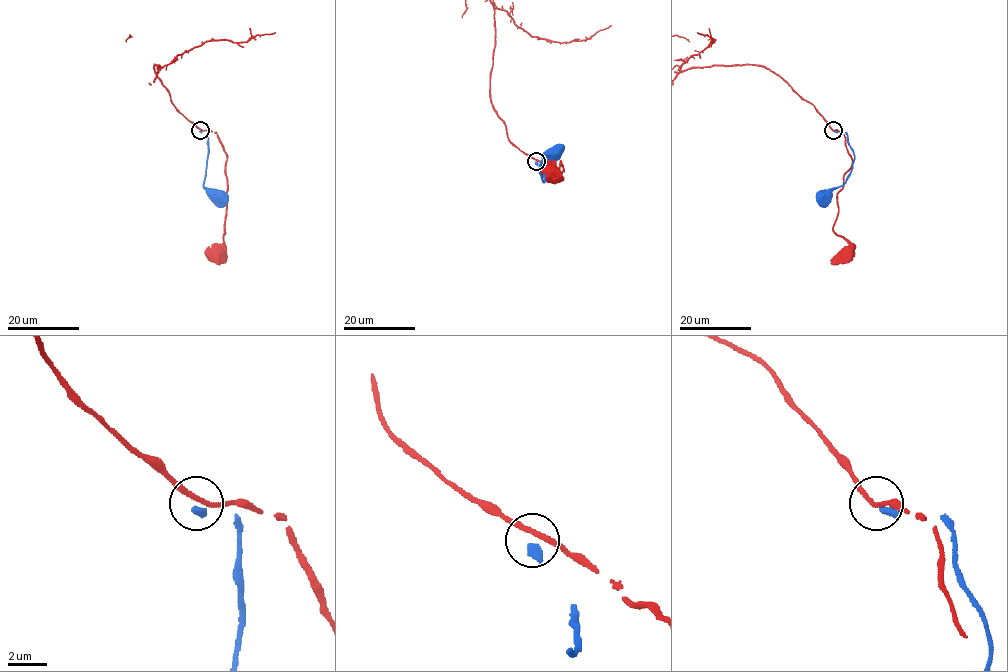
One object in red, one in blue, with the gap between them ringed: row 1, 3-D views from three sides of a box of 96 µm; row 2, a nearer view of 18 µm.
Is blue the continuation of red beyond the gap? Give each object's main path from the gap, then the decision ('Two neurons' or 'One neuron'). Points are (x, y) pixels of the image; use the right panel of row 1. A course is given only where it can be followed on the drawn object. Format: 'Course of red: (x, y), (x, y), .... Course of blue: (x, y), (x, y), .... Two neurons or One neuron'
Course of red: (832, 130), (844, 136), (852, 165), (837, 194), (833, 226), (849, 244), (847, 256). Course of blue: (833, 131), (845, 132), (854, 160), (850, 175), (841, 186), (824, 197). Two neurons

